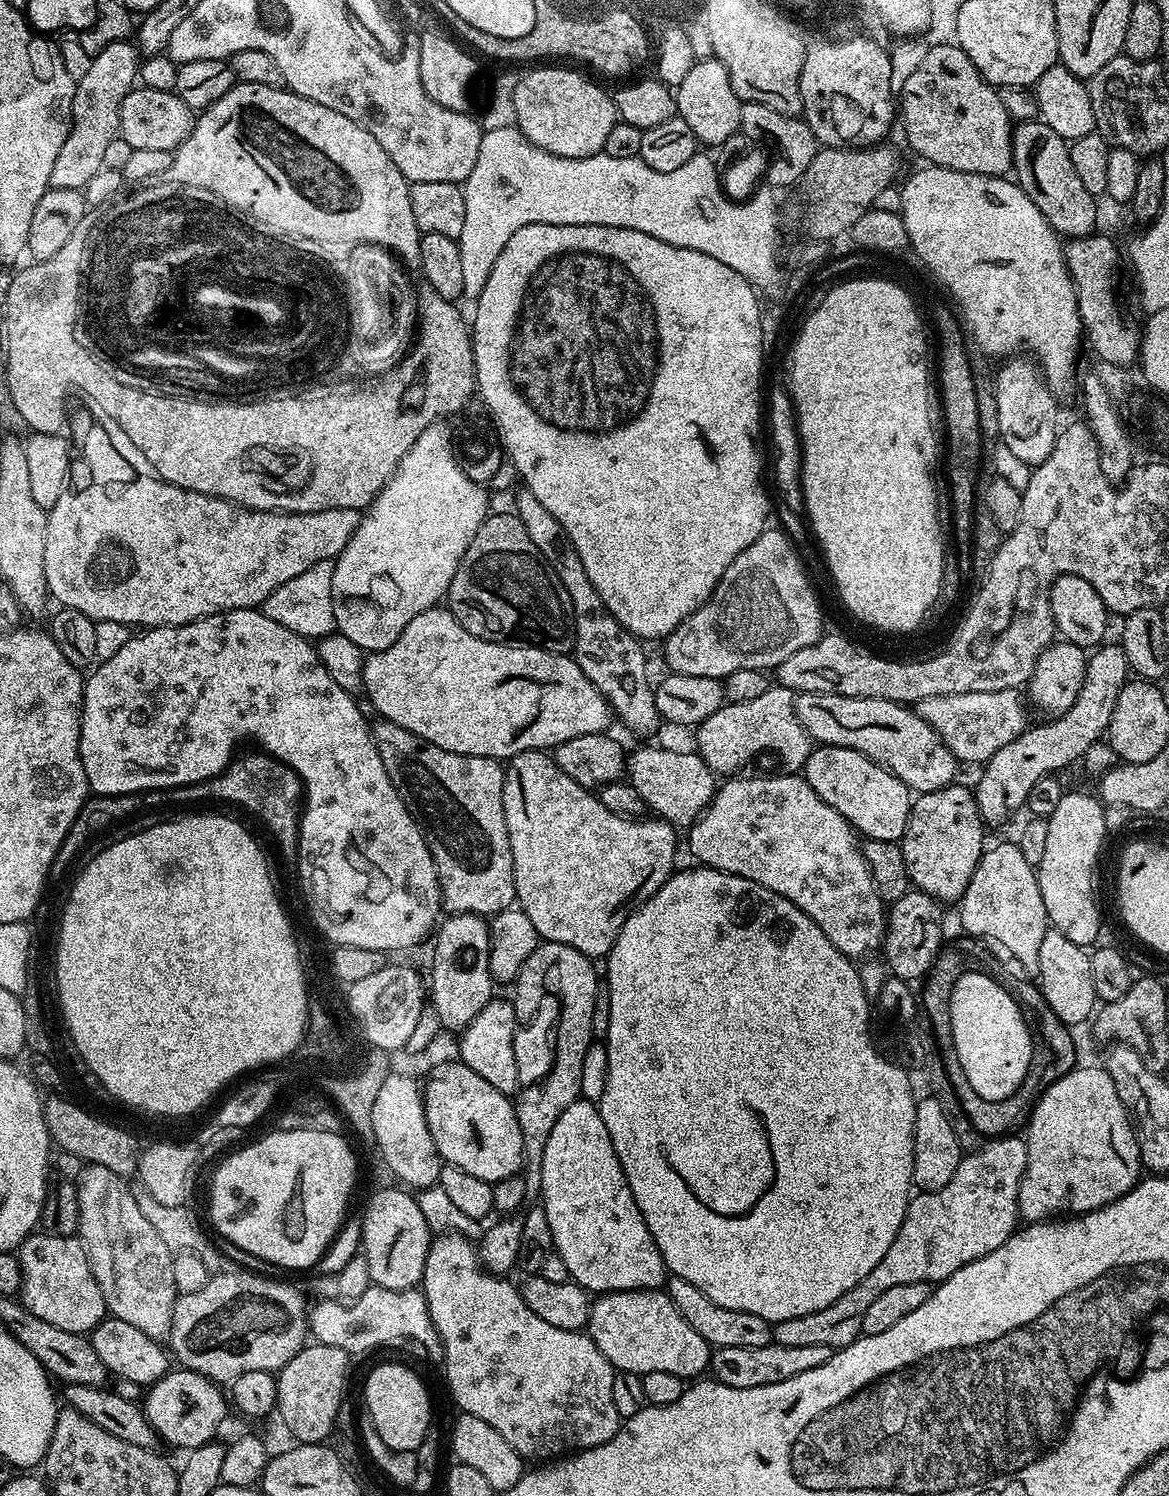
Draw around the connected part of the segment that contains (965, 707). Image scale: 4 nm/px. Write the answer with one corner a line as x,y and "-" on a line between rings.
1014,688
997,692
946,694
938,698
919,700
914,707
923,720
934,726
942,742
946,742
946,746
961,765
987,764
997,750
1006,746
1006,742
1014,742
1014,738
1021,736
1030,724
1025,697

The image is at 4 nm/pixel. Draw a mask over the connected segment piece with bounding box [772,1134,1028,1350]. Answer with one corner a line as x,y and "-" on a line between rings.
1016,1134
992,1138
982,1144
984,1145
977,1152
972,1152
969,1156
967,1153
961,1159
958,1170
954,1170
954,1178
950,1178
950,1182
946,1182
942,1190
920,1192
909,1199
902,1226
894,1242
890,1242
890,1250
886,1250
882,1262
878,1262
878,1266
874,1266
874,1270
870,1270
870,1274
866,1274
866,1278
862,1278
858,1286
850,1286
850,1290
846,1290
842,1298
834,1298
830,1306
814,1310
814,1314
802,1314
802,1318
786,1318
778,1322
772,1329
773,1341
782,1346
830,1346
834,1350
850,1346
862,1335
862,1318
866,1309
877,1300
878,1294
890,1290
890,1286
906,1282
922,1282
932,1286
941,1280
948,1280
958,1270
962,1270
962,1266
998,1250
1002,1242
1009,1240
1018,1228
1018,1190
1026,1170
1028,1145
1021,1137
1019,1140

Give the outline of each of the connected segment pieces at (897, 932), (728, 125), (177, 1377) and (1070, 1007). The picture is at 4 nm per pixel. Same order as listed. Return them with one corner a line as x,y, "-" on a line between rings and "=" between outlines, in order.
910,890
902,898
891,901
886,912
886,927
882,945
882,959
897,980
923,981
944,940
944,924
940,921
941,901
919,890
=
715,58
697,59
695,66
690,70
690,74
686,74
686,79
675,88
674,95
678,115
684,119
686,126
690,126
690,130
694,130
697,141
701,145
719,146
726,142
731,135
740,132
740,106
742,101
734,94
734,86
730,86
730,76
726,74
726,68
722,66
720,60
=
169,1370
159,1382
151,1385
143,1397
142,1407
150,1426
154,1426
154,1430
159,1434
161,1441
165,1445
173,1444
176,1448
191,1450
203,1444
211,1444
217,1439
216,1431
219,1430
220,1423
224,1420
224,1415
230,1412
230,1404
226,1399
225,1393
223,1396
220,1393
223,1391
207,1376
187,1370
179,1371
=
1050,930
1046,934
1046,938
1042,938
1042,946
1038,949
1038,970
1040,971
1038,985
1045,1002
1049,1006
1049,1010
1053,1011
1066,1025
1076,1026
1076,1024
1082,1023
1088,1015
1089,1019
1097,1007
1098,1001
1094,990
1094,978
1090,978
1091,961
1091,955
1081,945
1070,942
1070,938
1066,938
1066,934

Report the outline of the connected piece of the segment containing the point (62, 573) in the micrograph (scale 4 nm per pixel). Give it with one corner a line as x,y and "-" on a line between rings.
127,471
123,477
124,481
121,485
92,480
81,492
65,490
54,507
47,509
44,569
51,599
57,605
82,610
82,614
95,621
120,622
129,626
144,624
145,629
163,628
201,620
204,616
213,616
215,612
229,612
235,608
254,608
263,605
264,600
270,598
274,590
278,590
278,586
290,582
290,578
298,578
302,570
310,570
310,566
323,560
335,561
346,546
346,542
350,542
354,530
358,530
362,515
359,508
331,508
317,512
256,512
252,508
241,508
231,504
228,500
219,500
216,496
179,488
160,479
159,476
137,475

